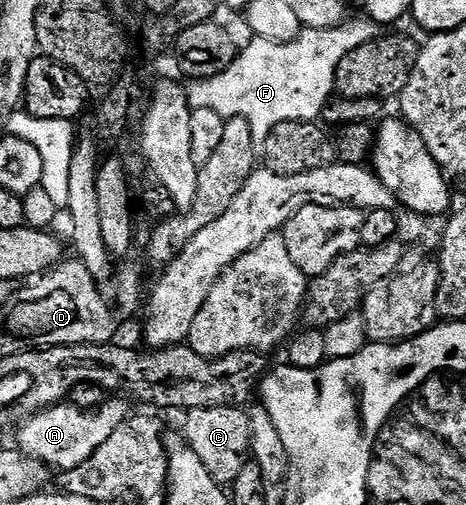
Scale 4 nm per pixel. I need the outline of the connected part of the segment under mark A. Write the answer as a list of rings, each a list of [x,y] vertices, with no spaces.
[[[119,399],[109,400],[90,410],[74,407],[70,403],[60,403],[48,409],[39,410],[17,427],[20,427],[17,431],[18,450],[28,460],[41,461],[61,469],[60,471],[77,468],[90,459],[95,450],[105,443],[118,425],[127,418],[127,411],[123,405],[125,403]]]

